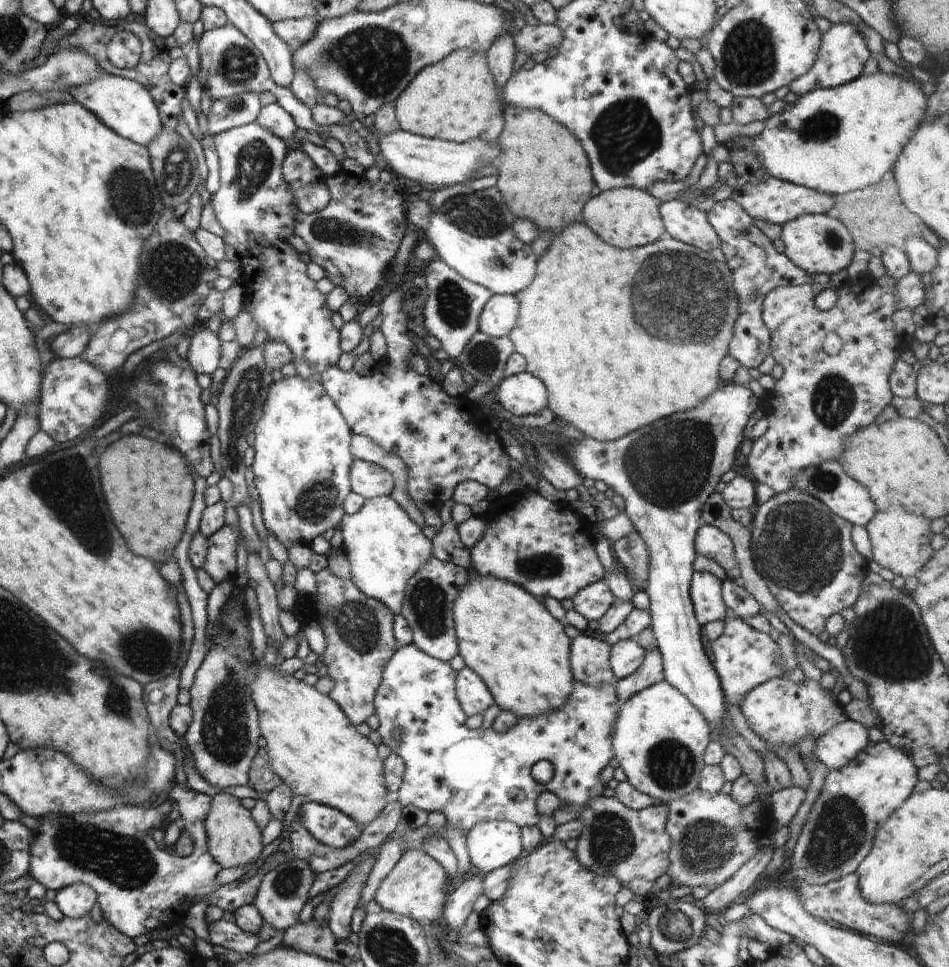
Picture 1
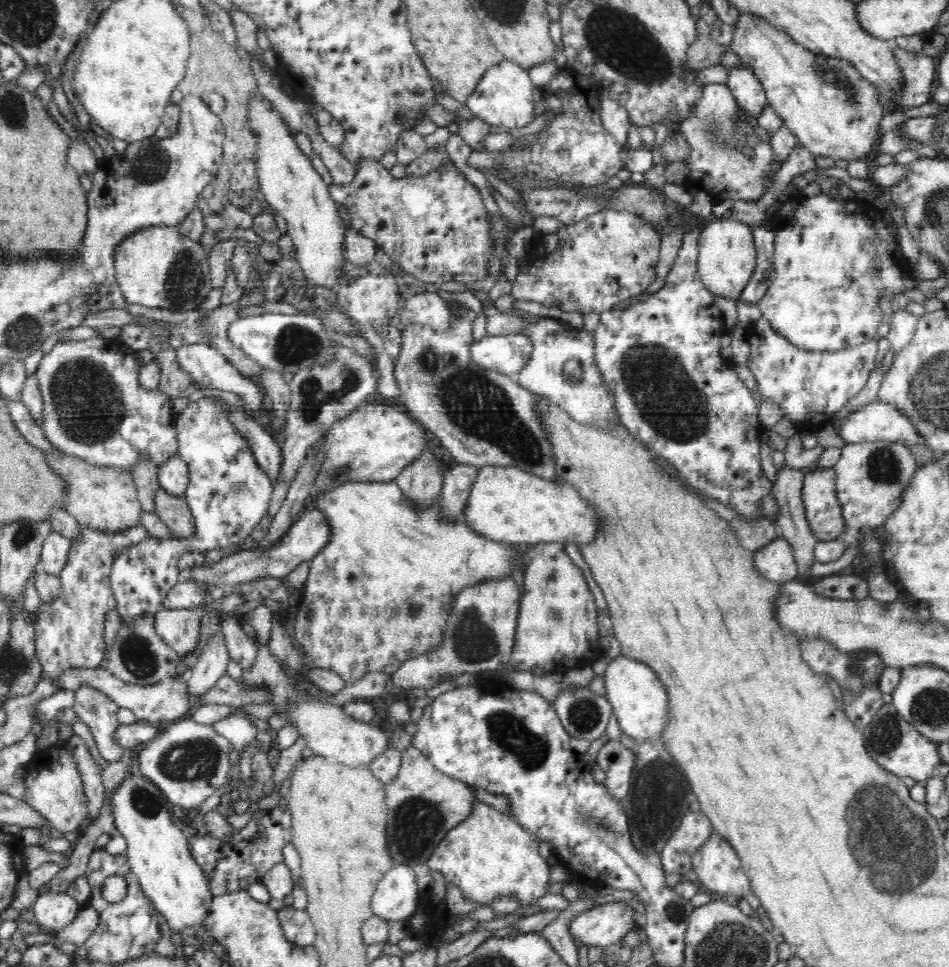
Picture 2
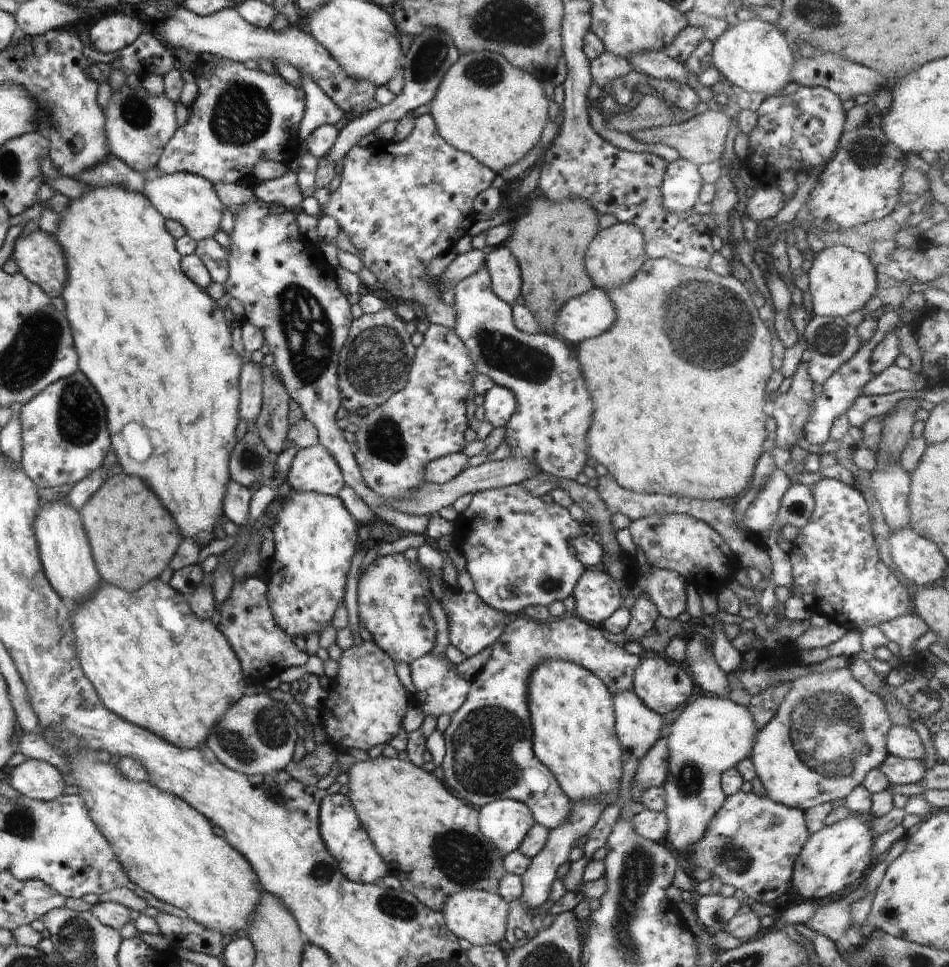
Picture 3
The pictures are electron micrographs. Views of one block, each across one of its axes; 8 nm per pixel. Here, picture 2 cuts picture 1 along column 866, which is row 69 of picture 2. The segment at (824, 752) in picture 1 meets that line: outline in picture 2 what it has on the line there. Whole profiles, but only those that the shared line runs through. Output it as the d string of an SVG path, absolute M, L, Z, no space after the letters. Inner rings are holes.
M741 64L739 67L728 69L726 85L732 91L742 112L747 112L756 119L762 114L764 106L767 106L767 98L762 83L751 70Z

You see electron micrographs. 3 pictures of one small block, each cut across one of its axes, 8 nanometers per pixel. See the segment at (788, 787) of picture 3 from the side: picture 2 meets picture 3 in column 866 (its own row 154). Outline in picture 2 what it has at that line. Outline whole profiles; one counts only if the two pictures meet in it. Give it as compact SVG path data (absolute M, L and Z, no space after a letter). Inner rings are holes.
M706 84L690 113L690 118L680 122L679 130L691 147L688 158L684 160L688 166L688 177L683 185L693 197L690 206L692 219L708 217L712 208L724 200L754 202L762 198L780 168L770 144L769 132L751 114L738 108L726 84Z

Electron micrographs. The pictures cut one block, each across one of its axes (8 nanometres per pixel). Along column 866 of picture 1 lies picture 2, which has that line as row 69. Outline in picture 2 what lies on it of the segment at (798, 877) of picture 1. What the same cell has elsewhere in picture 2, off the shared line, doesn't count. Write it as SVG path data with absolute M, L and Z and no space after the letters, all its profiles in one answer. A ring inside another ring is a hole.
M740 12L733 24L733 39L729 48L740 58L741 66L751 70L762 83L767 104L781 116L783 124L796 135L799 144L812 154L834 160L866 160L866 156L874 150L874 144L880 137L878 123L886 114L886 109L879 103L875 86L864 80L849 62L816 54L794 42L784 31L774 28L762 17L748 12Z

